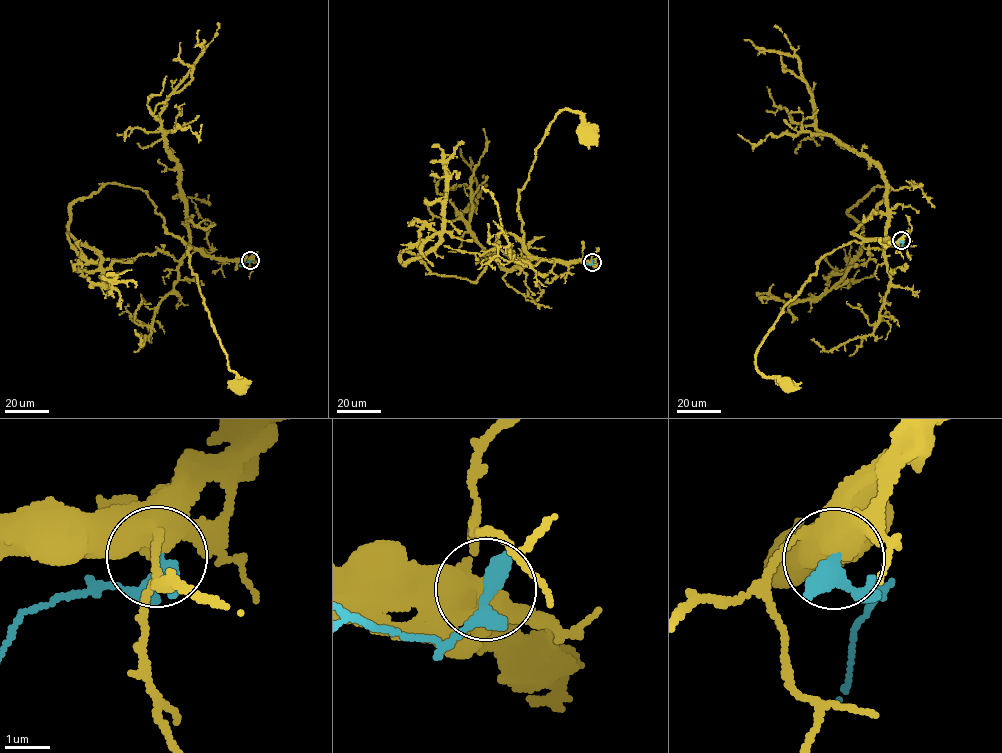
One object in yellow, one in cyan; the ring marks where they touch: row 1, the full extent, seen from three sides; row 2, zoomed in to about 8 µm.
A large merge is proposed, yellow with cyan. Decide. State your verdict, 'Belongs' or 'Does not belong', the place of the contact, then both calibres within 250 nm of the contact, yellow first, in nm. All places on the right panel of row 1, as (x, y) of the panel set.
Does not belong. Place: (901, 240). Thickness 480 nm (yellow) against 440 nm

